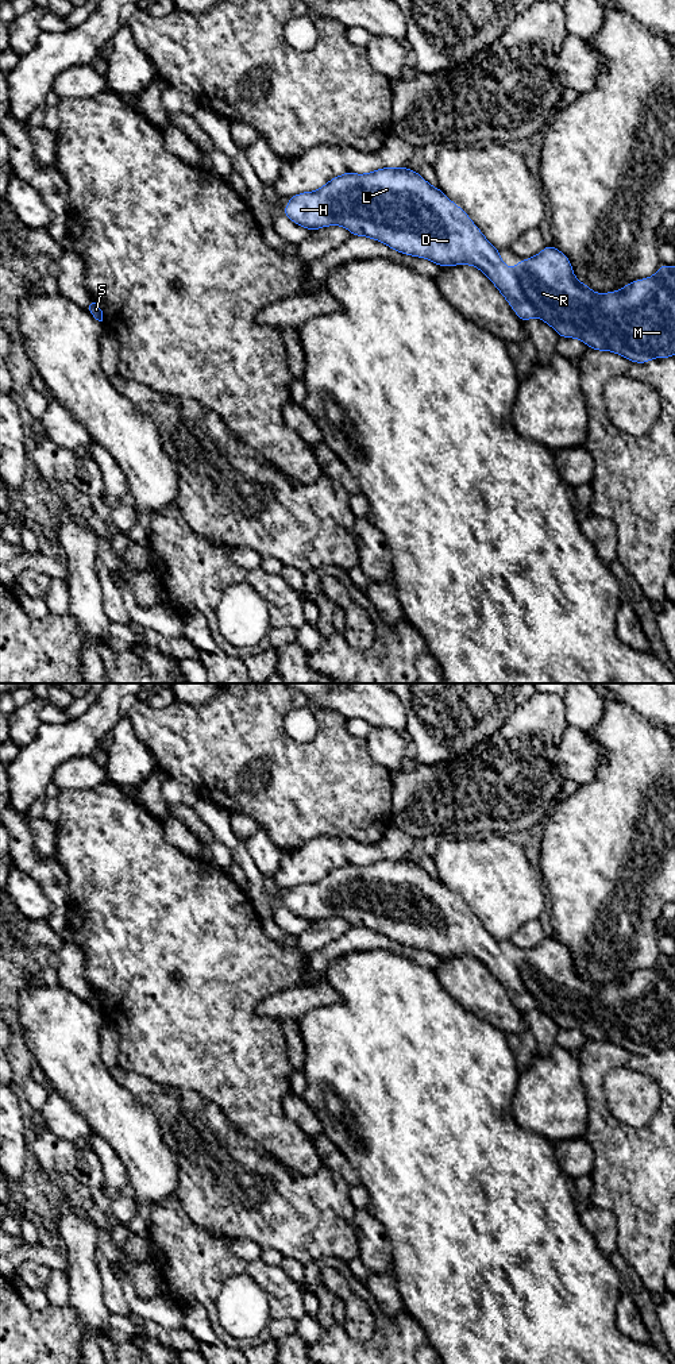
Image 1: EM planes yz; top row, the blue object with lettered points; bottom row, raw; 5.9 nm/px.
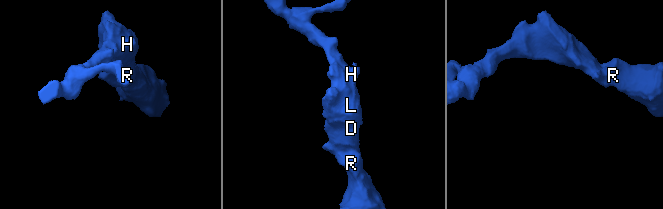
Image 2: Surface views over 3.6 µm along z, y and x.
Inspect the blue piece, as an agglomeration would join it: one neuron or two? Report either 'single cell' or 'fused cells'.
single cell

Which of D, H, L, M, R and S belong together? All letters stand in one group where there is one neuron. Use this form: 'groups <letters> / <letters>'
groups D H L M R S

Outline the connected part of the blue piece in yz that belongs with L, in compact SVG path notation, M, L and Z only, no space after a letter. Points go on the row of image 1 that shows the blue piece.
M381 167L366 174L346 172L329 180L319 190L289 197L282 212L305 230L342 226L354 236L371 238L401 254L429 259L441 267L475 266L494 284L522 323L537 316L560 338L578 338L593 350L612 351L643 365L652 358L675 357L675 267L660 265L655 276L628 282L622 289L609 293L594 293L586 284L579 282L568 257L555 246L545 246L537 255L517 261L516 269L512 270L502 262L500 248L485 238L459 205L451 201L440 188L432 186L420 173L409 167Z

